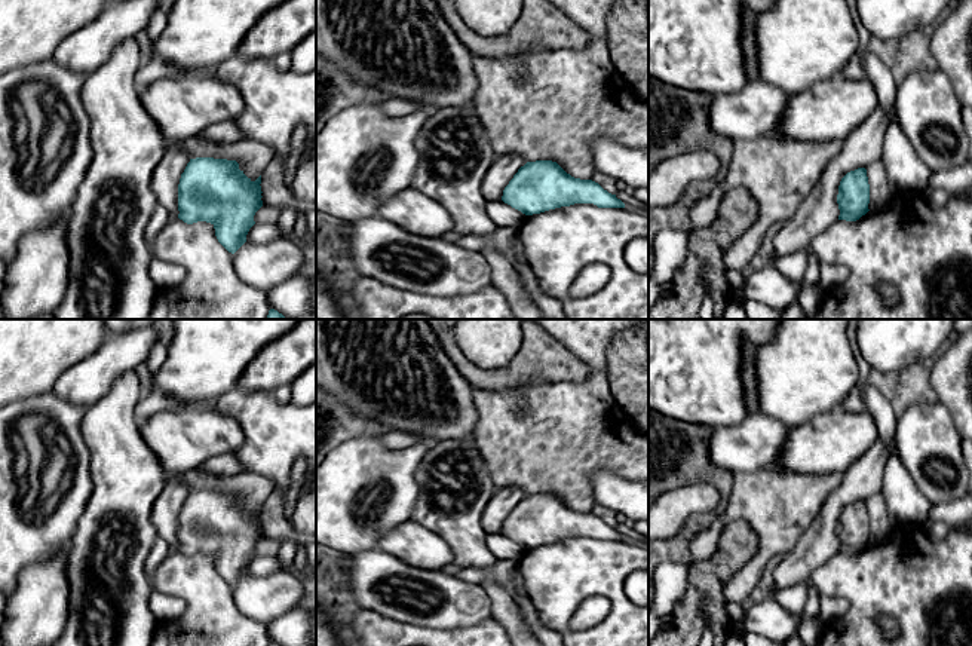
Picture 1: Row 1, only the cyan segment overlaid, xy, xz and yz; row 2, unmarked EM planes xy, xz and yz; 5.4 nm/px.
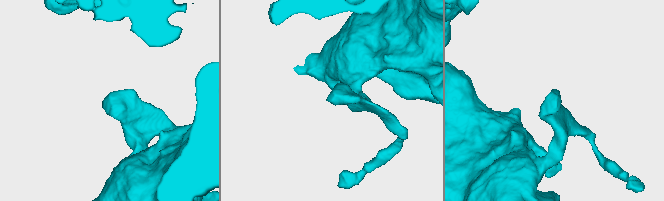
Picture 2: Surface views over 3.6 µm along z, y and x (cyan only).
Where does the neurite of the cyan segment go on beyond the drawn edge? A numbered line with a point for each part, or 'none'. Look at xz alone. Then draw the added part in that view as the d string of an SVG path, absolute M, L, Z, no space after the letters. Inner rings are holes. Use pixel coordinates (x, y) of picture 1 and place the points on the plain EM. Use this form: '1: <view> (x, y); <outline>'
1: xz (502, 504); M519 487L496 489L494 496L490 499L484 514L482 527L487 535L502 533L503 523L527 495Z

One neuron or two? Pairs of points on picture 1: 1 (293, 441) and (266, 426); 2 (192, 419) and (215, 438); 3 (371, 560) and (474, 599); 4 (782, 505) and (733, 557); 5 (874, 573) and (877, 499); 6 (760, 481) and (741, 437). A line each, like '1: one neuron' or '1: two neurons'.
1: one neuron
2: one neuron
3: one neuron
4: two neurons
5: two neurons
6: two neurons

